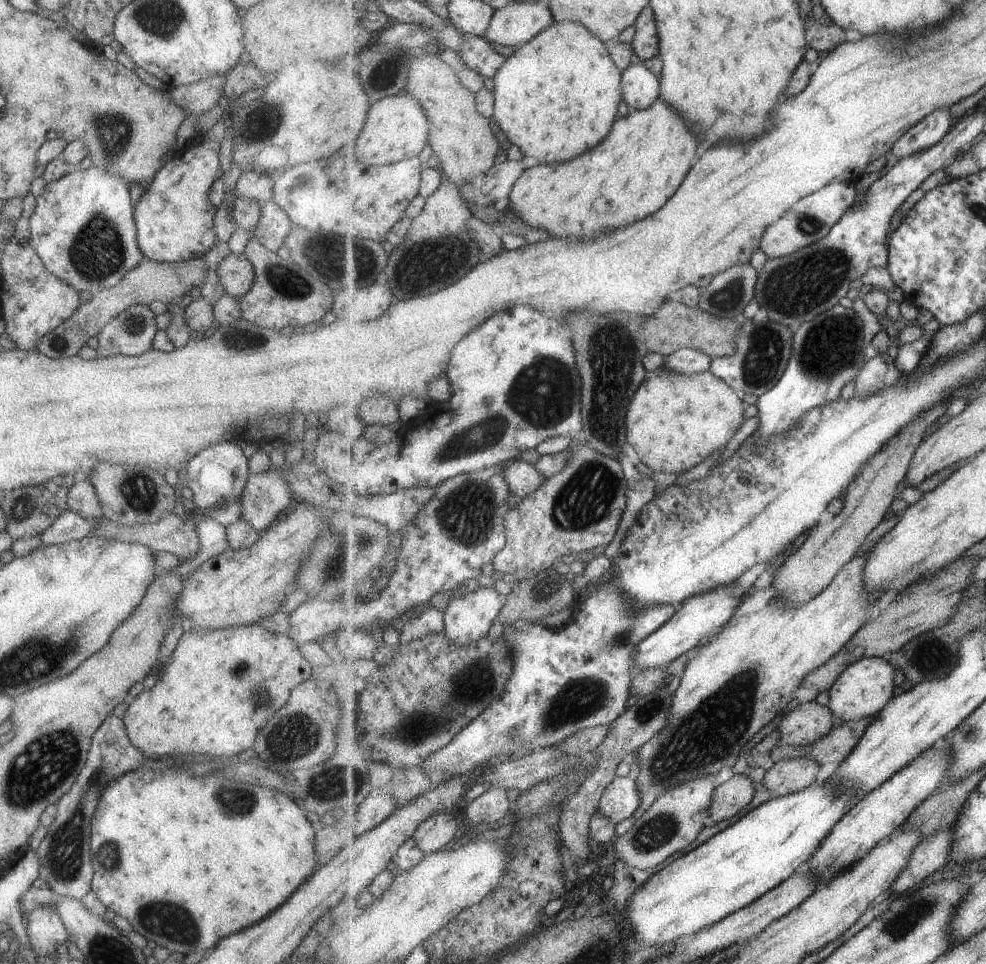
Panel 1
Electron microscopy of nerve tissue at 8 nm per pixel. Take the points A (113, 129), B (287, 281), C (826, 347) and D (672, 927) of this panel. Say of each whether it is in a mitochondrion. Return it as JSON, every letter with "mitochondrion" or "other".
{"A":"mitochondrion","B":"mitochondrion","C":"mitochondrion","D":"other"}

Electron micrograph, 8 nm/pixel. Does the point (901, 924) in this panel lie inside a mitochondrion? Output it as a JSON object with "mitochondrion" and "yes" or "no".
{"mitochondrion":"yes"}

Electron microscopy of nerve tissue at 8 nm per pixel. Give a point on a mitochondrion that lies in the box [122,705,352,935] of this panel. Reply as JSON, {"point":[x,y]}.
{"point":[297,734]}

